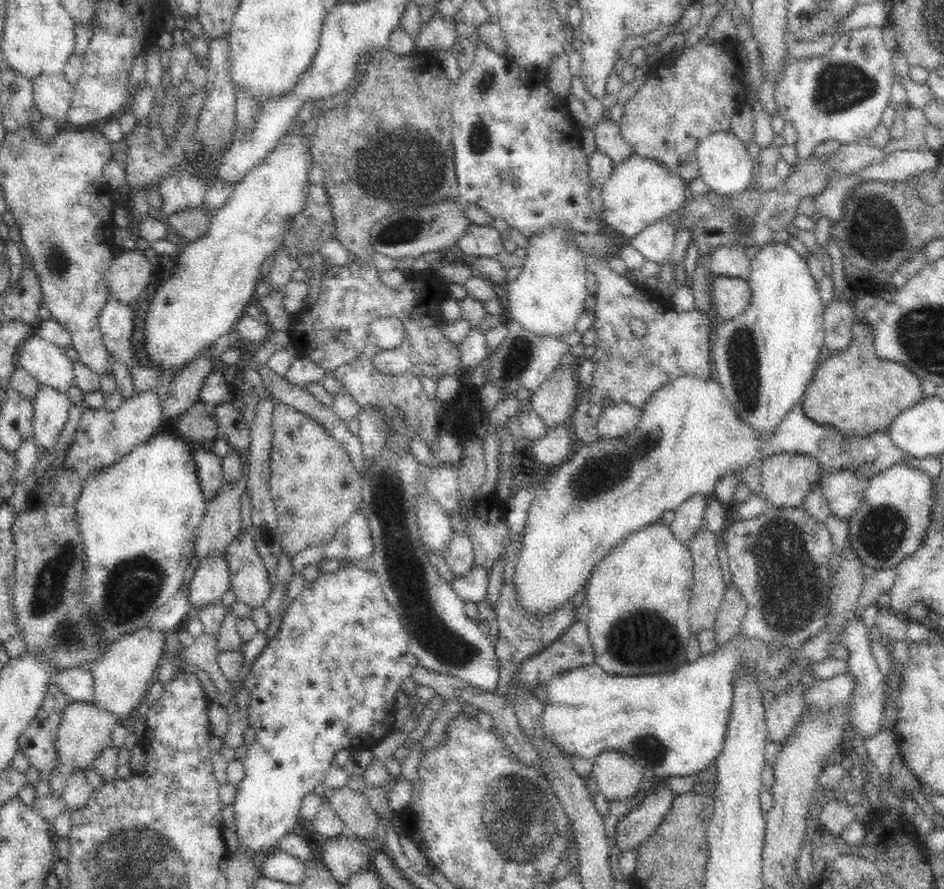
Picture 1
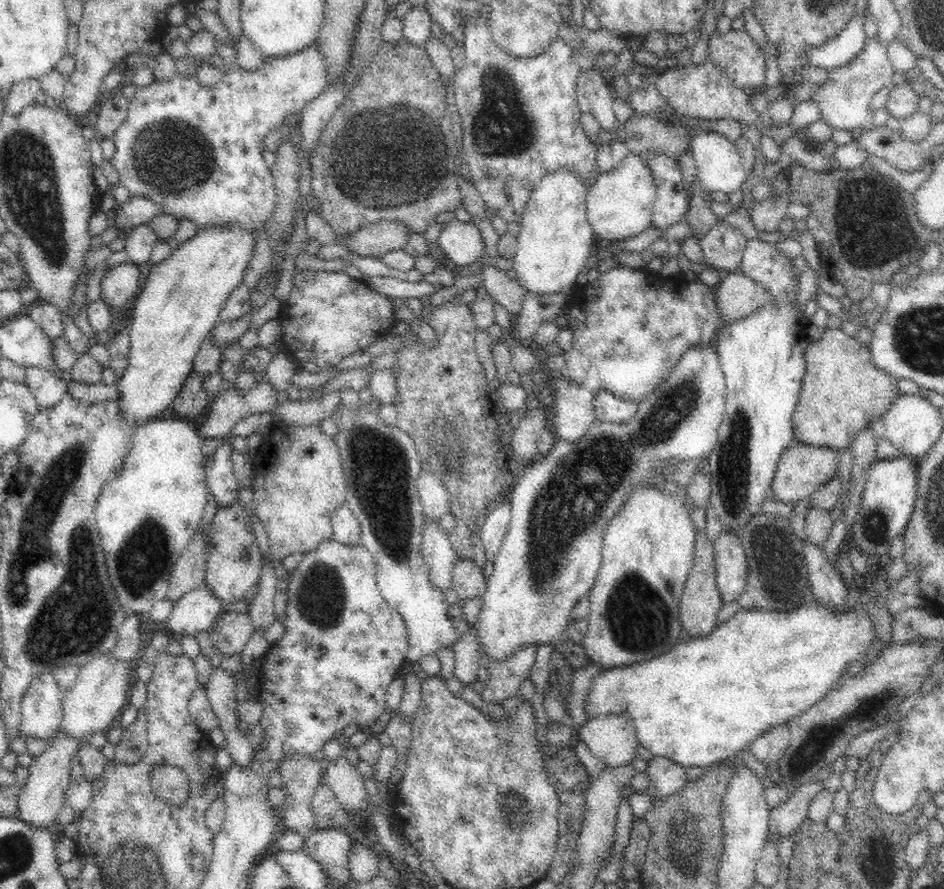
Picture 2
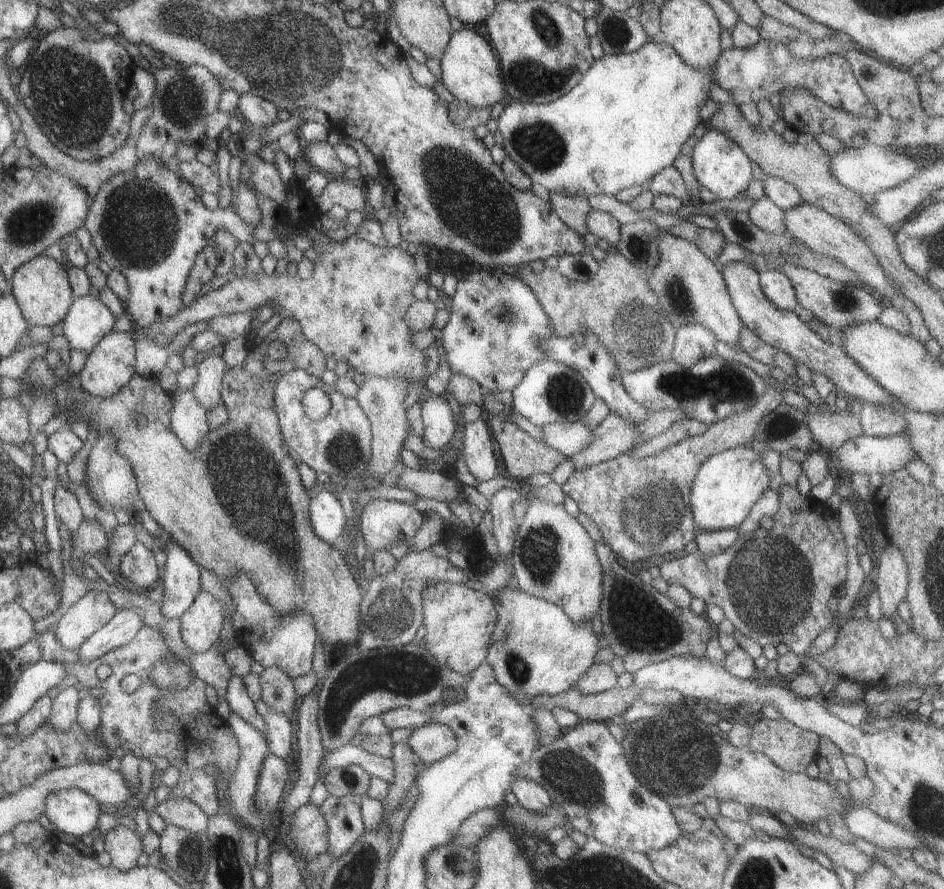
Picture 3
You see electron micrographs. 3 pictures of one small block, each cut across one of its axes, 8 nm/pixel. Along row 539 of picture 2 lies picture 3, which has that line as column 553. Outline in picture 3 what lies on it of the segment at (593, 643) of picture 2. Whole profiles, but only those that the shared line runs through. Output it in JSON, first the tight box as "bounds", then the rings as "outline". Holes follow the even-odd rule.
{"bounds":[485,585,603,698],"outline":[[[512,585],[492,592],[496,610],[496,625],[492,630],[485,662],[491,666],[495,682],[500,684],[510,695],[523,692],[531,698],[539,695],[556,695],[571,689],[571,686],[585,674],[585,670],[593,664],[595,654],[603,645],[600,636],[591,630],[591,622],[575,624],[556,604],[525,594]]]}

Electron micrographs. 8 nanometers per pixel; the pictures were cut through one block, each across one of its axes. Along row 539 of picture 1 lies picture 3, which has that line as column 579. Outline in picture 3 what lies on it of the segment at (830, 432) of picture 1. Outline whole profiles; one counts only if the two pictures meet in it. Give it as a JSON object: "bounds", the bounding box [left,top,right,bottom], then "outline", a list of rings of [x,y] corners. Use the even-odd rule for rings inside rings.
{"bounds":[511,498,601,622],"outline":[[[533,498],[528,504],[523,518],[517,526],[511,552],[511,585],[525,594],[535,596],[556,604],[565,616],[575,622],[591,620],[601,602],[601,567],[594,551],[594,542],[575,517],[563,509],[562,504],[547,504],[543,500]]]}

